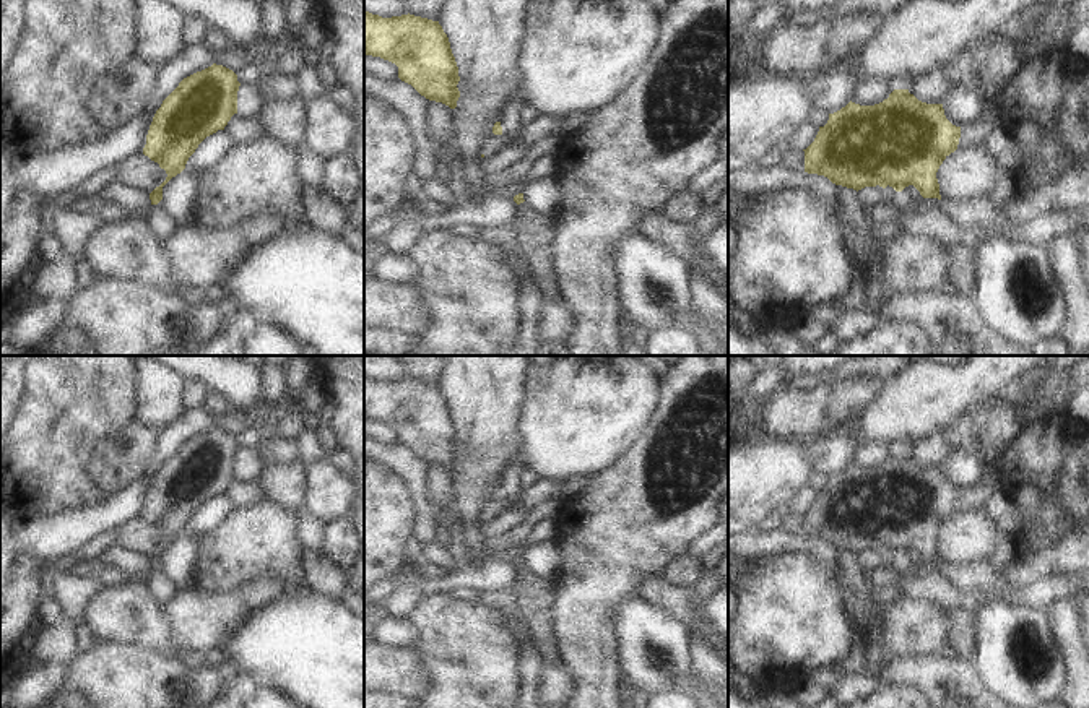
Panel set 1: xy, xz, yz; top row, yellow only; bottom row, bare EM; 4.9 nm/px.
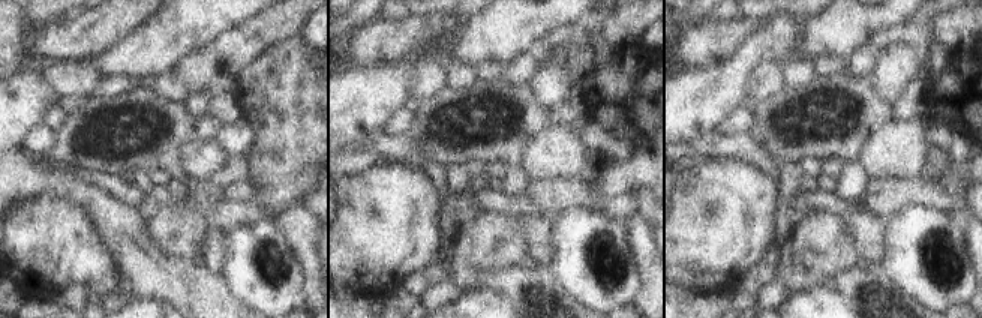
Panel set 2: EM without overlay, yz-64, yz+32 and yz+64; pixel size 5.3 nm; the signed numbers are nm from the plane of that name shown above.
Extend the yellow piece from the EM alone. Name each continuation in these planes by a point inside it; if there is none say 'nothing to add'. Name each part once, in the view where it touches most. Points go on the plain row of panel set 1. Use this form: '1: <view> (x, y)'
1: xz (537, 595)

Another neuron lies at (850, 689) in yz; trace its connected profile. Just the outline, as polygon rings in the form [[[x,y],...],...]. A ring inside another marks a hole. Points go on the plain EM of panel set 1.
[[[850,674],[840,679],[832,687],[829,695],[832,695],[842,708],[848,708],[857,702],[871,697],[876,690],[879,690],[879,687],[881,687],[879,676]]]

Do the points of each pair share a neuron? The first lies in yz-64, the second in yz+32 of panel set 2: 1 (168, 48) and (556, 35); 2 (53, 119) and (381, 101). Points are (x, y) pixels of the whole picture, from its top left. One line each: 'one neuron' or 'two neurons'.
1: two neurons
2: two neurons

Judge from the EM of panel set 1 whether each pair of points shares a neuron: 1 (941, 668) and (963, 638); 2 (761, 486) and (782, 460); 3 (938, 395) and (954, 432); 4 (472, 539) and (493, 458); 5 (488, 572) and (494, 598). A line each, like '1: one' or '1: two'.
1: two
2: one
3: two
4: one
5: two

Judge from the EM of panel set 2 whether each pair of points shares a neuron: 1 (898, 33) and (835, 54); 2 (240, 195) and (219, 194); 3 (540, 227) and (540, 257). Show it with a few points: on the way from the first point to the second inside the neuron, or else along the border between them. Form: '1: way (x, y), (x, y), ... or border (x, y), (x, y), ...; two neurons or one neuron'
1: border (898, 24), (877, 30), (868, 45); two neurons
2: way (236, 194), (224, 194); one neuron
3: way (540, 234), (540, 249); one neuron

